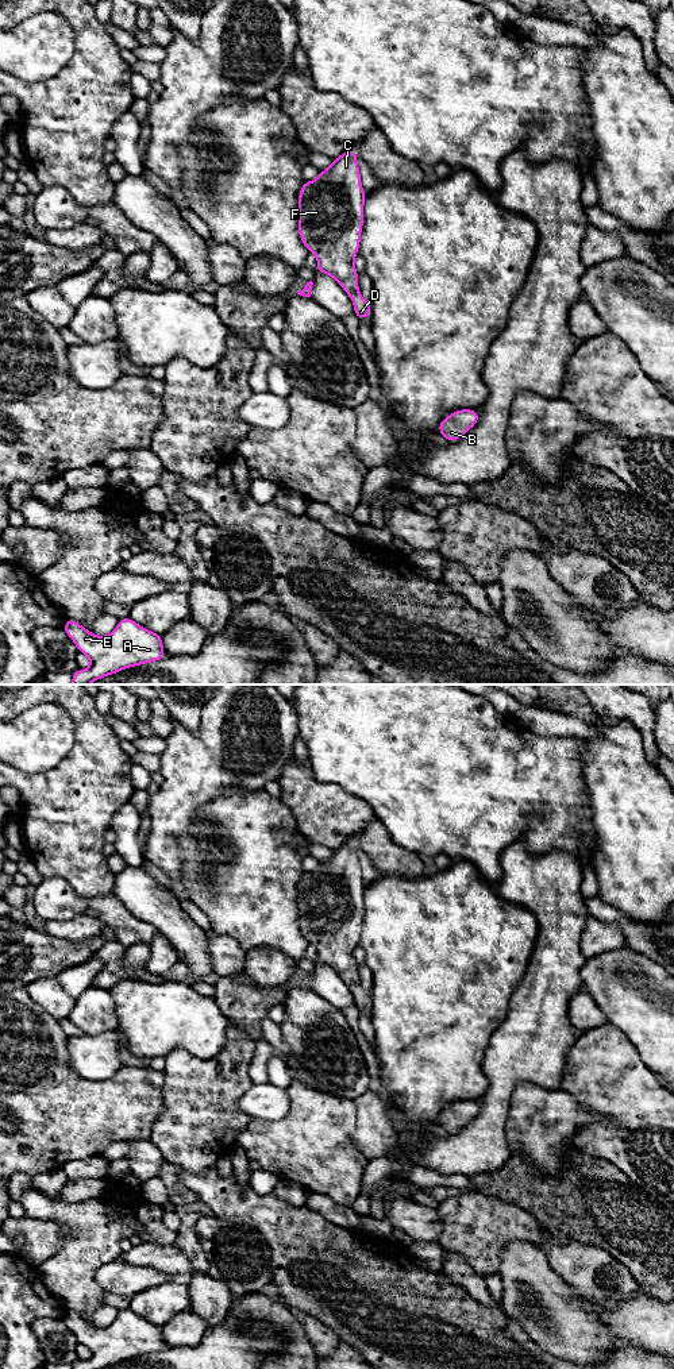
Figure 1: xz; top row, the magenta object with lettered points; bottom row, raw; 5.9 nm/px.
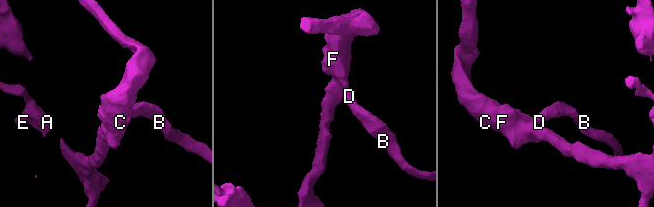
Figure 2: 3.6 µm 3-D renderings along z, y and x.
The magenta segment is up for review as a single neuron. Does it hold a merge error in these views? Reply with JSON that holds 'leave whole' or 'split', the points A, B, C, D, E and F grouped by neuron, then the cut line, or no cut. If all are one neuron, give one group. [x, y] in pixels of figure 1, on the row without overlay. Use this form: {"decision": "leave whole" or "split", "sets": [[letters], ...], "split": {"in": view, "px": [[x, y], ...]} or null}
{"decision": "leave whole", "sets": [["A", "B", "C", "D", "E", "F"]], "split": null}

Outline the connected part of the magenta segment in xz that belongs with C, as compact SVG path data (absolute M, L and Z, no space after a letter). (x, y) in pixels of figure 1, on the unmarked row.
M348 841L332 851L332 856L319 863L313 872L304 872L299 883L299 928L305 940L317 949L317 964L334 969L348 986L354 1006L362 1013L371 1009L371 995L359 986L358 963L354 949L358 946L363 919L366 884L361 875L357 841Z

